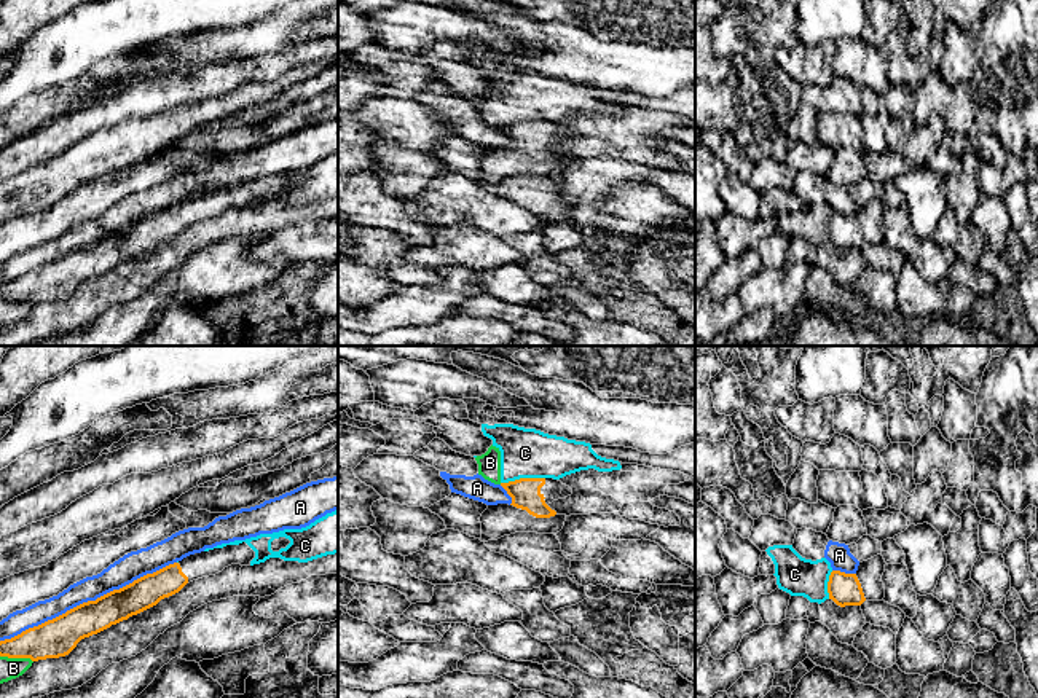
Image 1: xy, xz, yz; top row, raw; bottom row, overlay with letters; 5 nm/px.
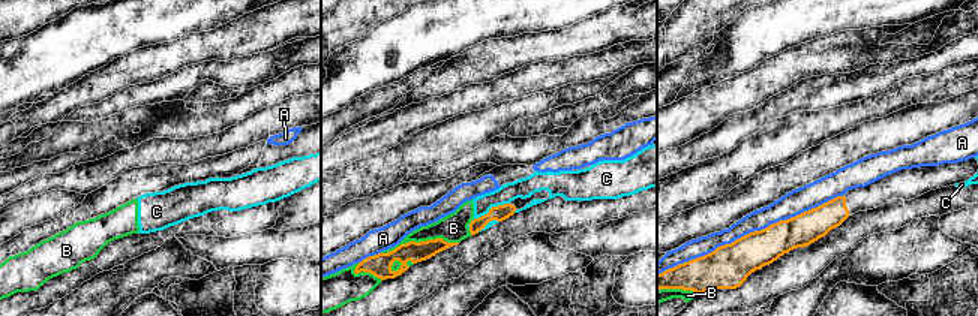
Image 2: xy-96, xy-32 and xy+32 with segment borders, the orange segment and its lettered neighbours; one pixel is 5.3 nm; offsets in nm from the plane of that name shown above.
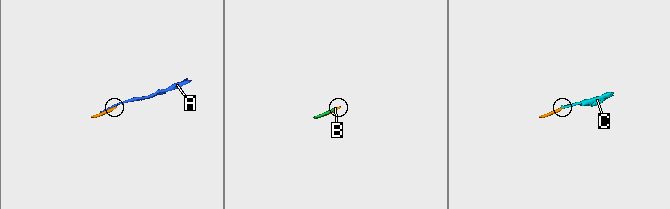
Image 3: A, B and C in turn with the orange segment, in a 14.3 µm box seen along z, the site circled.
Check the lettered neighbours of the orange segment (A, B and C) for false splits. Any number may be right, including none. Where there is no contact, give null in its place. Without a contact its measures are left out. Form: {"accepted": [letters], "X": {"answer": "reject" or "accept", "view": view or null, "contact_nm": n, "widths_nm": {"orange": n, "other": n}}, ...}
{"accepted": [], "A": {"answer": "reject", "view": "xy", "contact_nm": 950, "widths_nm": {"orange": 190, "other": 140}}, "B": {"answer": "reject", "view": "xy", "contact_nm": 170, "widths_nm": {"orange": 190, "other": 110}}, "C": {"answer": "reject", "view": "xz", "contact_nm": 220, "widths_nm": {"orange": 150, "other": 260}}}

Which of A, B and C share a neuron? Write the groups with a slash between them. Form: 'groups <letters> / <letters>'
groups A / B C

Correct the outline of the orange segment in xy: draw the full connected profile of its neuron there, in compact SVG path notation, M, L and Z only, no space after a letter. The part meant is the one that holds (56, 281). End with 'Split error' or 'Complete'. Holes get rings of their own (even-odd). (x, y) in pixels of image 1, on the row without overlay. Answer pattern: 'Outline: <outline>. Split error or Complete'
Outline: M246 185L190 198L96 244L83 245L11 282L0 284L0 300L32 304L65 300L81 282L156 249L187 226L215 218L231 207L250 209L254 201L255 194Z. Split error

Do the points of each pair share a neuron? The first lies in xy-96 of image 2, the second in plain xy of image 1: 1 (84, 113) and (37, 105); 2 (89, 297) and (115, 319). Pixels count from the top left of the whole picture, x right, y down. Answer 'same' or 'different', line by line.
1: different
2: same

